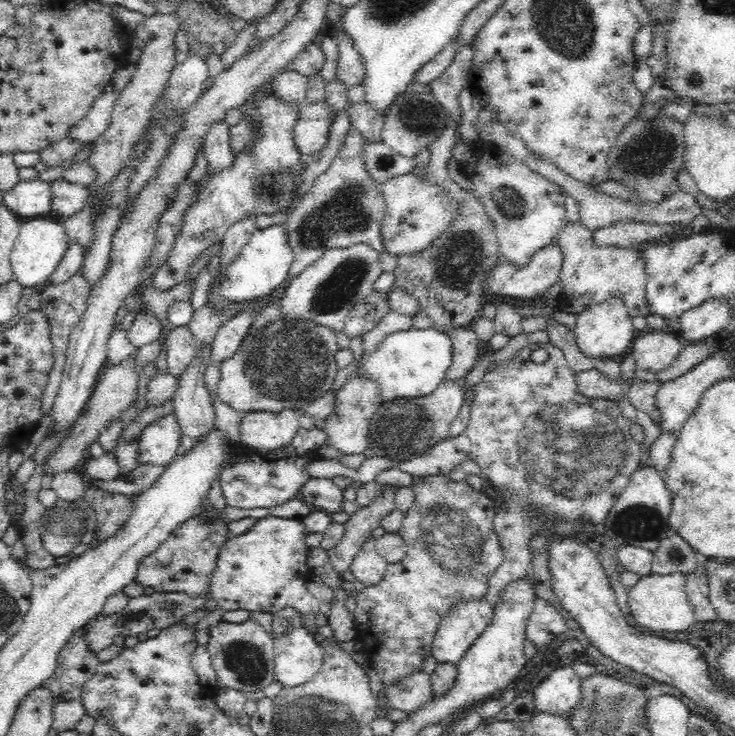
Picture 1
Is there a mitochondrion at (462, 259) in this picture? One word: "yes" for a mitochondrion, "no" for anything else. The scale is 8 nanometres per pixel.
yes

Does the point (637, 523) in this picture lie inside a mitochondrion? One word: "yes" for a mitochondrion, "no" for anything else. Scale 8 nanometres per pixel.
yes

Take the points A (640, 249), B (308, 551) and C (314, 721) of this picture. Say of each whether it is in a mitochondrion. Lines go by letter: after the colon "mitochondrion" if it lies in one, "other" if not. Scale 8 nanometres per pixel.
A: other
B: other
C: mitochondrion

